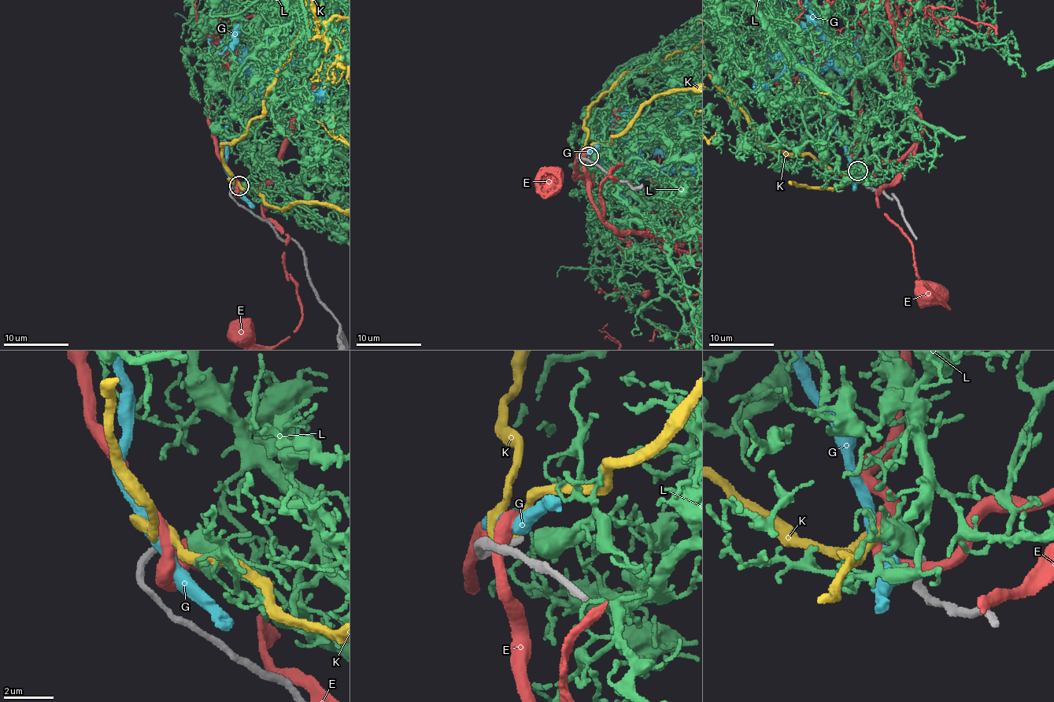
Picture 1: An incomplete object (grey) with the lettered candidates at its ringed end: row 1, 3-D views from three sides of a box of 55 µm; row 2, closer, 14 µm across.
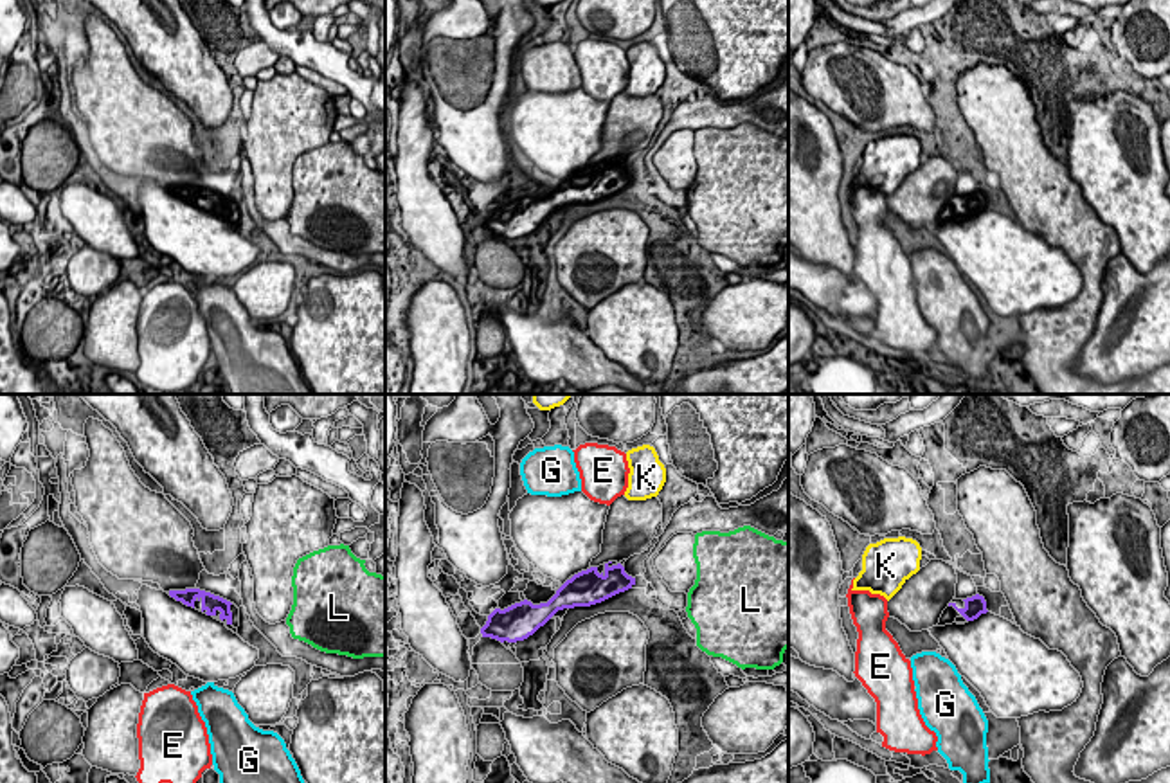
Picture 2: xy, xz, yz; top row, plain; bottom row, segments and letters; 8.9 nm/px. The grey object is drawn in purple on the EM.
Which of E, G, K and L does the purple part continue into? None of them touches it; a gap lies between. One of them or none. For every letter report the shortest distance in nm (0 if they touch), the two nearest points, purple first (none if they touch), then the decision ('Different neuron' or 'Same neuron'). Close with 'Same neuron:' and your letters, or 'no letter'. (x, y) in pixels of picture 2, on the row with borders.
E: Distance 500 nm. Across: xz (609, 562), (609, 504). Different neuron
G: Distance 400 nm. Across: yz (967, 620), (947, 659). Different neuron
K: Distance 400 nm. Across: yz (949, 603), (917, 571). Same neuron
L: Distance 480 nm. Across: xz (634, 584), (688, 593). Different neuron
Same neuron: K

